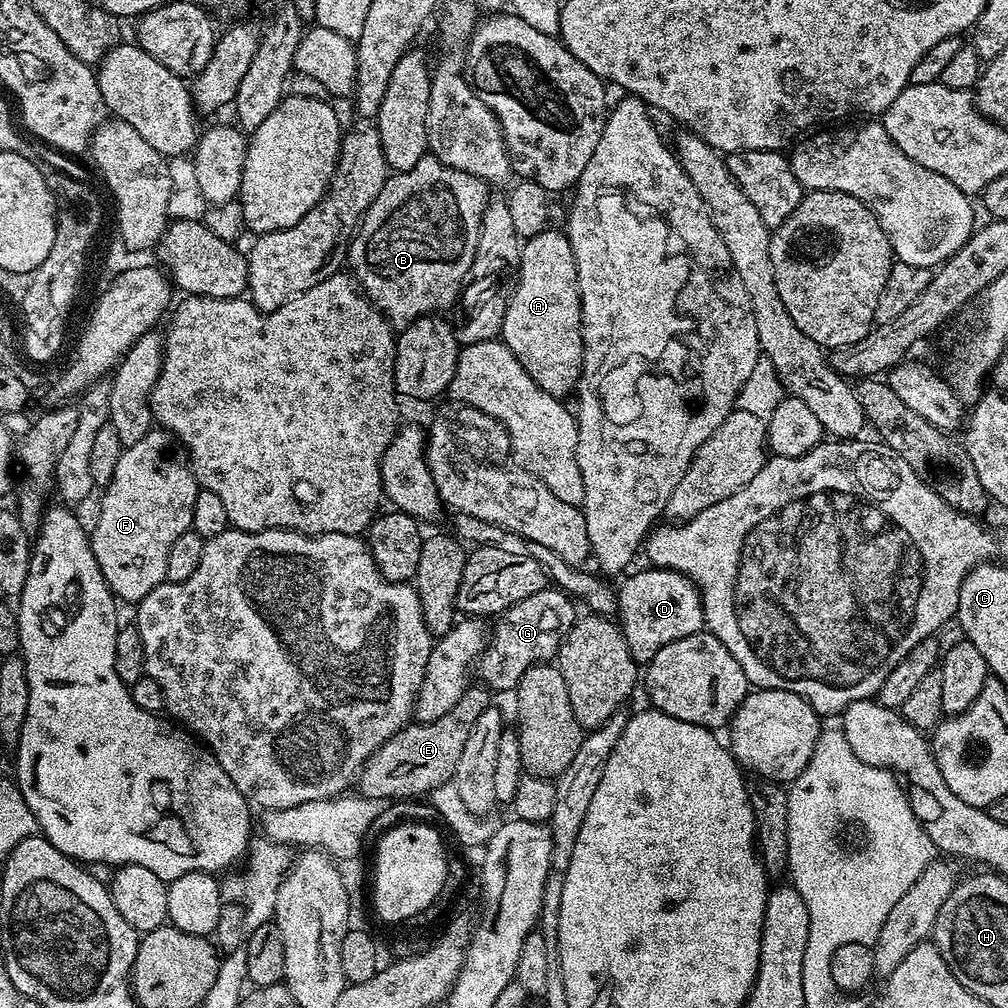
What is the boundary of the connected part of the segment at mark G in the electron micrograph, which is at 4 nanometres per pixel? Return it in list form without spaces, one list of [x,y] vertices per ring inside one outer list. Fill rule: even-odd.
[[[549,586],[507,608],[495,621],[496,628],[494,624],[488,645],[484,647],[484,652],[479,658],[478,672],[480,668],[480,676],[485,680],[481,681],[493,693],[511,693],[522,678],[522,674],[530,670],[530,666],[551,661],[559,653],[564,635],[572,629],[572,625],[578,619],[575,607],[577,608],[577,605],[573,597],[567,592]]]

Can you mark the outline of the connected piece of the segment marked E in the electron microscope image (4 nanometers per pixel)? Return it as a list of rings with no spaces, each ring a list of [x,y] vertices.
[[[469,686],[462,694],[458,706],[454,706],[454,710],[450,710],[450,714],[442,714],[442,718],[438,718],[433,724],[412,722],[396,732],[377,752],[373,752],[372,757],[365,763],[358,776],[359,791],[372,799],[390,802],[390,800],[404,800],[407,796],[427,797],[436,788],[449,783],[455,777],[458,757],[461,756],[462,750],[466,746],[466,738],[470,738],[470,730],[474,730],[474,722],[478,722],[482,710],[490,707],[489,689],[484,686],[479,687]]]

